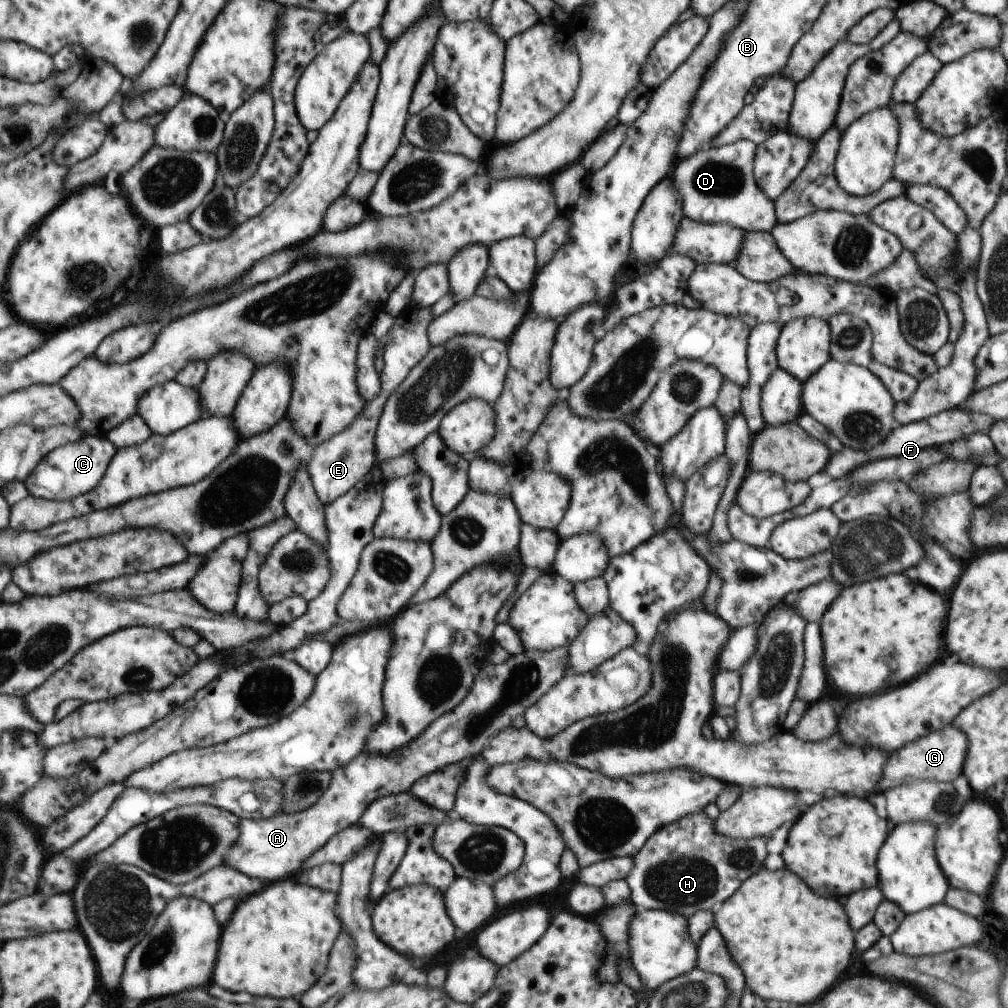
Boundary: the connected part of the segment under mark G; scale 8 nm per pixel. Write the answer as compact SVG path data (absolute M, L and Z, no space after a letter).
M951 724L916 740L916 742L910 742L906 746L902 746L898 750L896 758L892 758L888 762L890 768L884 768L884 774L880 776L880 782L878 782L880 793L882 790L886 792L886 790L892 790L897 786L906 786L923 780L952 783L962 773L967 751L968 738L966 738L966 734Z

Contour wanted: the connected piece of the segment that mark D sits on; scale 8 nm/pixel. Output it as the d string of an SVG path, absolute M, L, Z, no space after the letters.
M739 140L732 144L725 144L720 148L710 148L698 152L686 160L682 160L672 174L674 188L682 196L682 212L686 218L694 222L728 223L745 231L769 232L774 230L777 223L775 204L758 188L753 173L756 147L751 140Z

